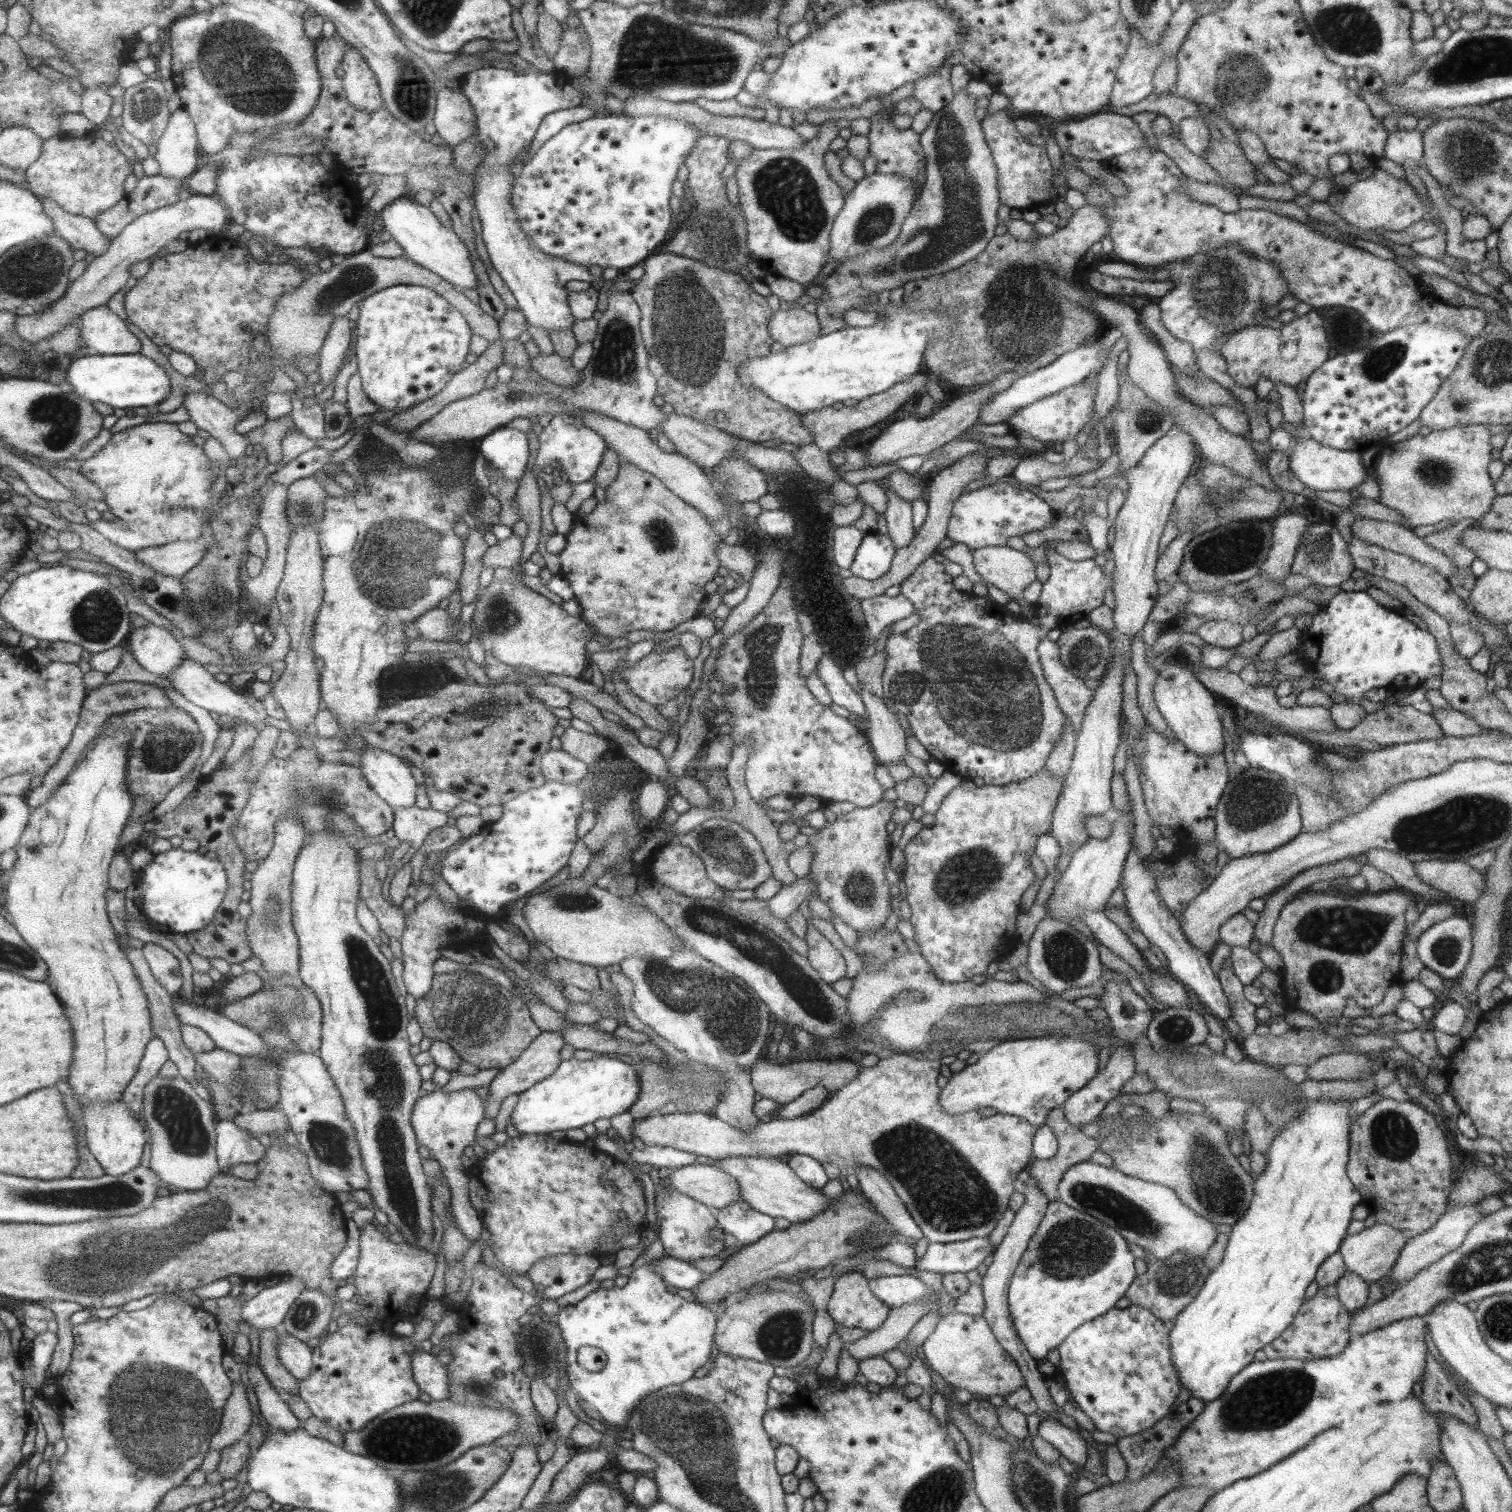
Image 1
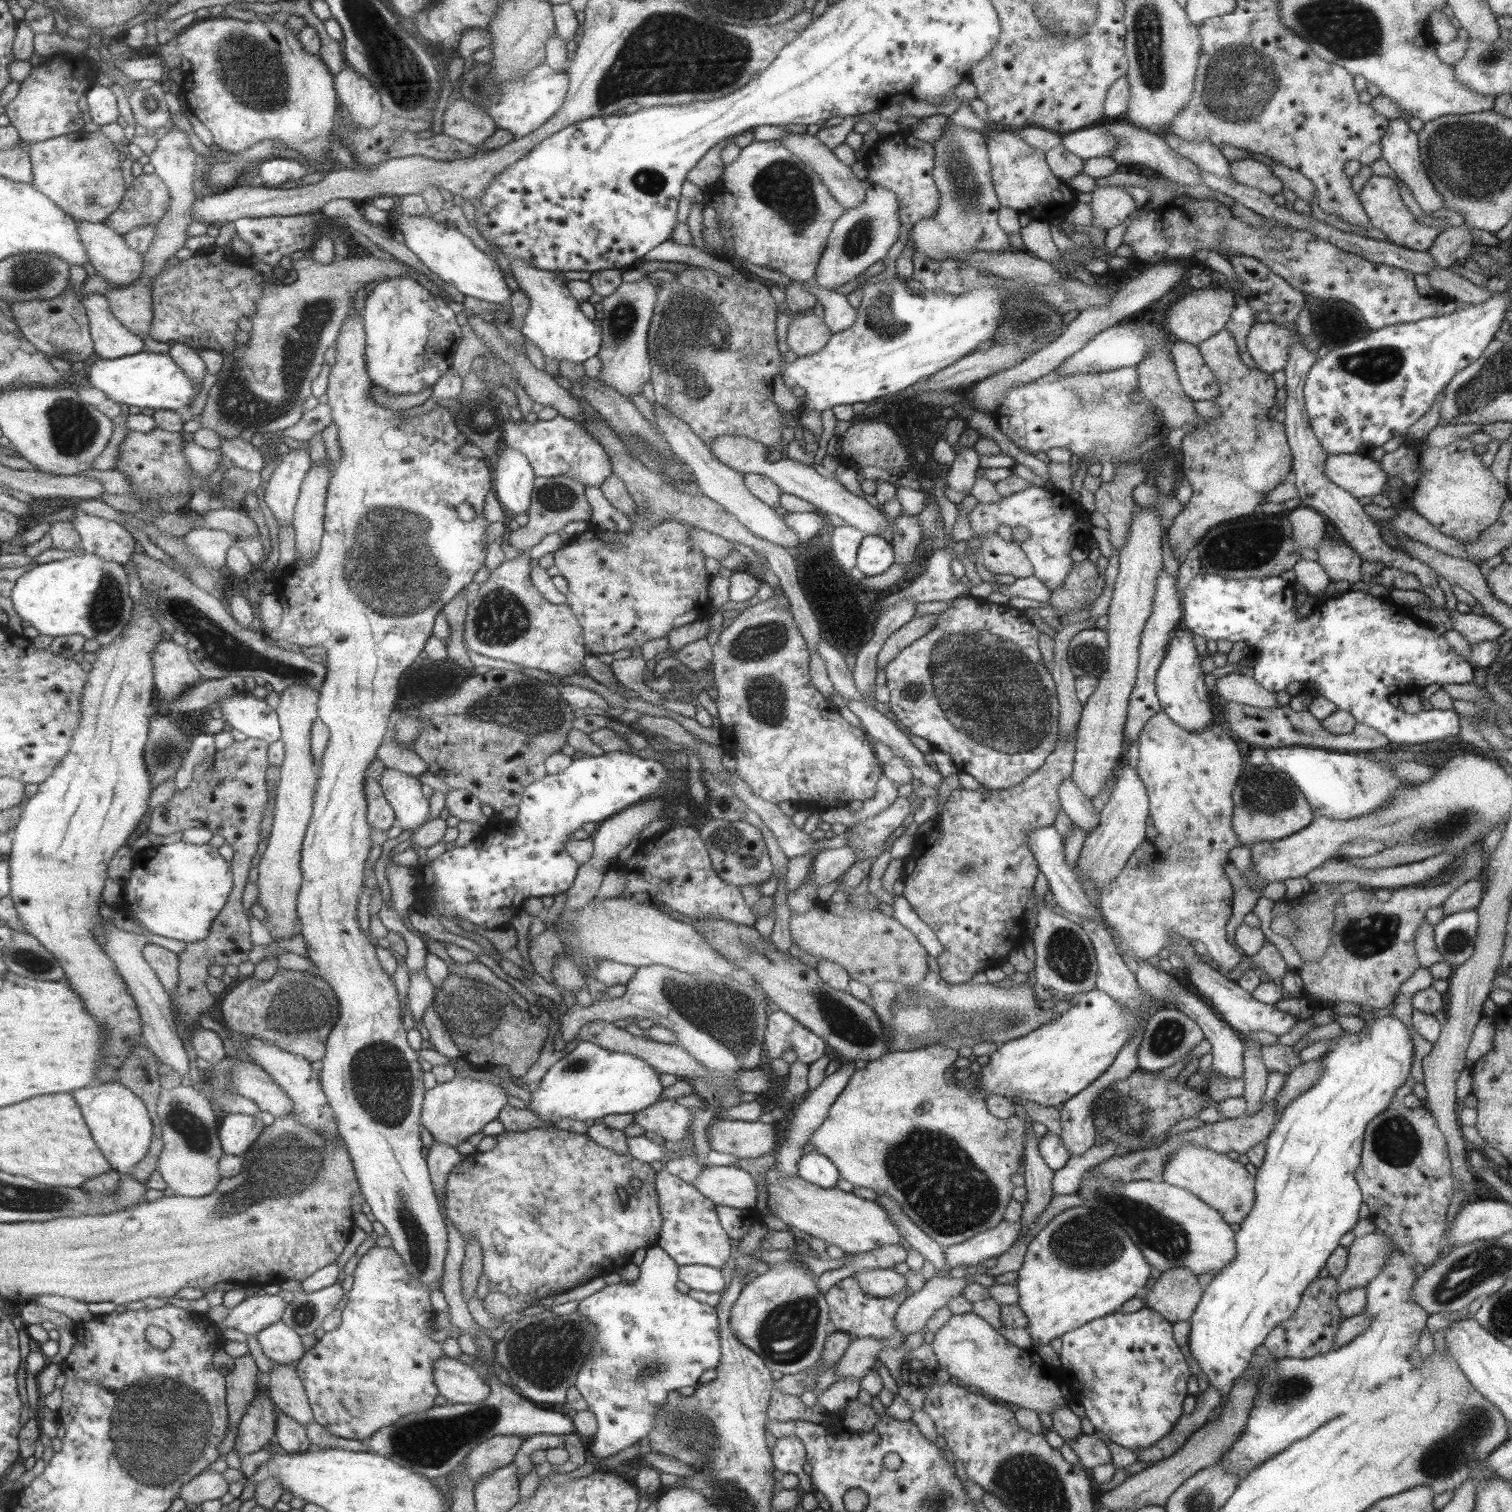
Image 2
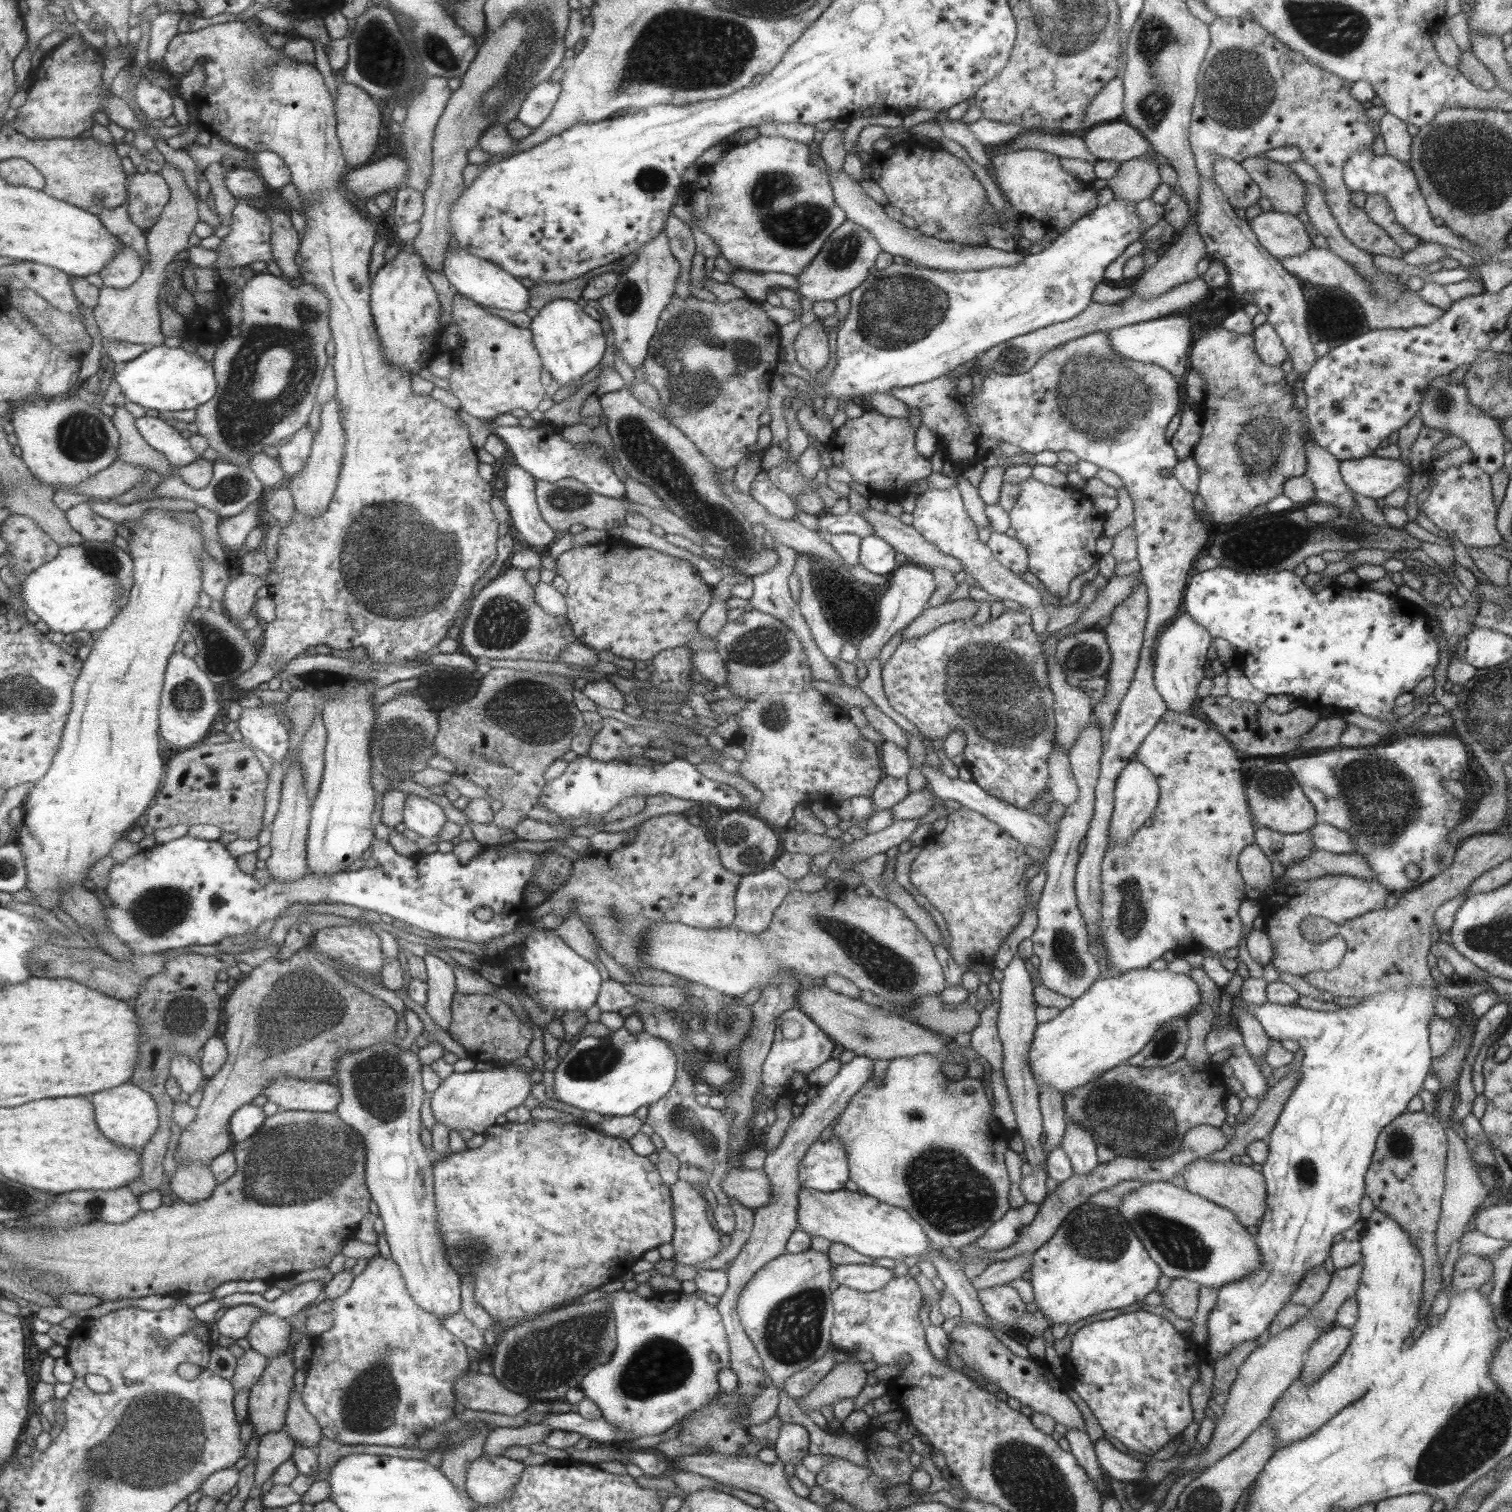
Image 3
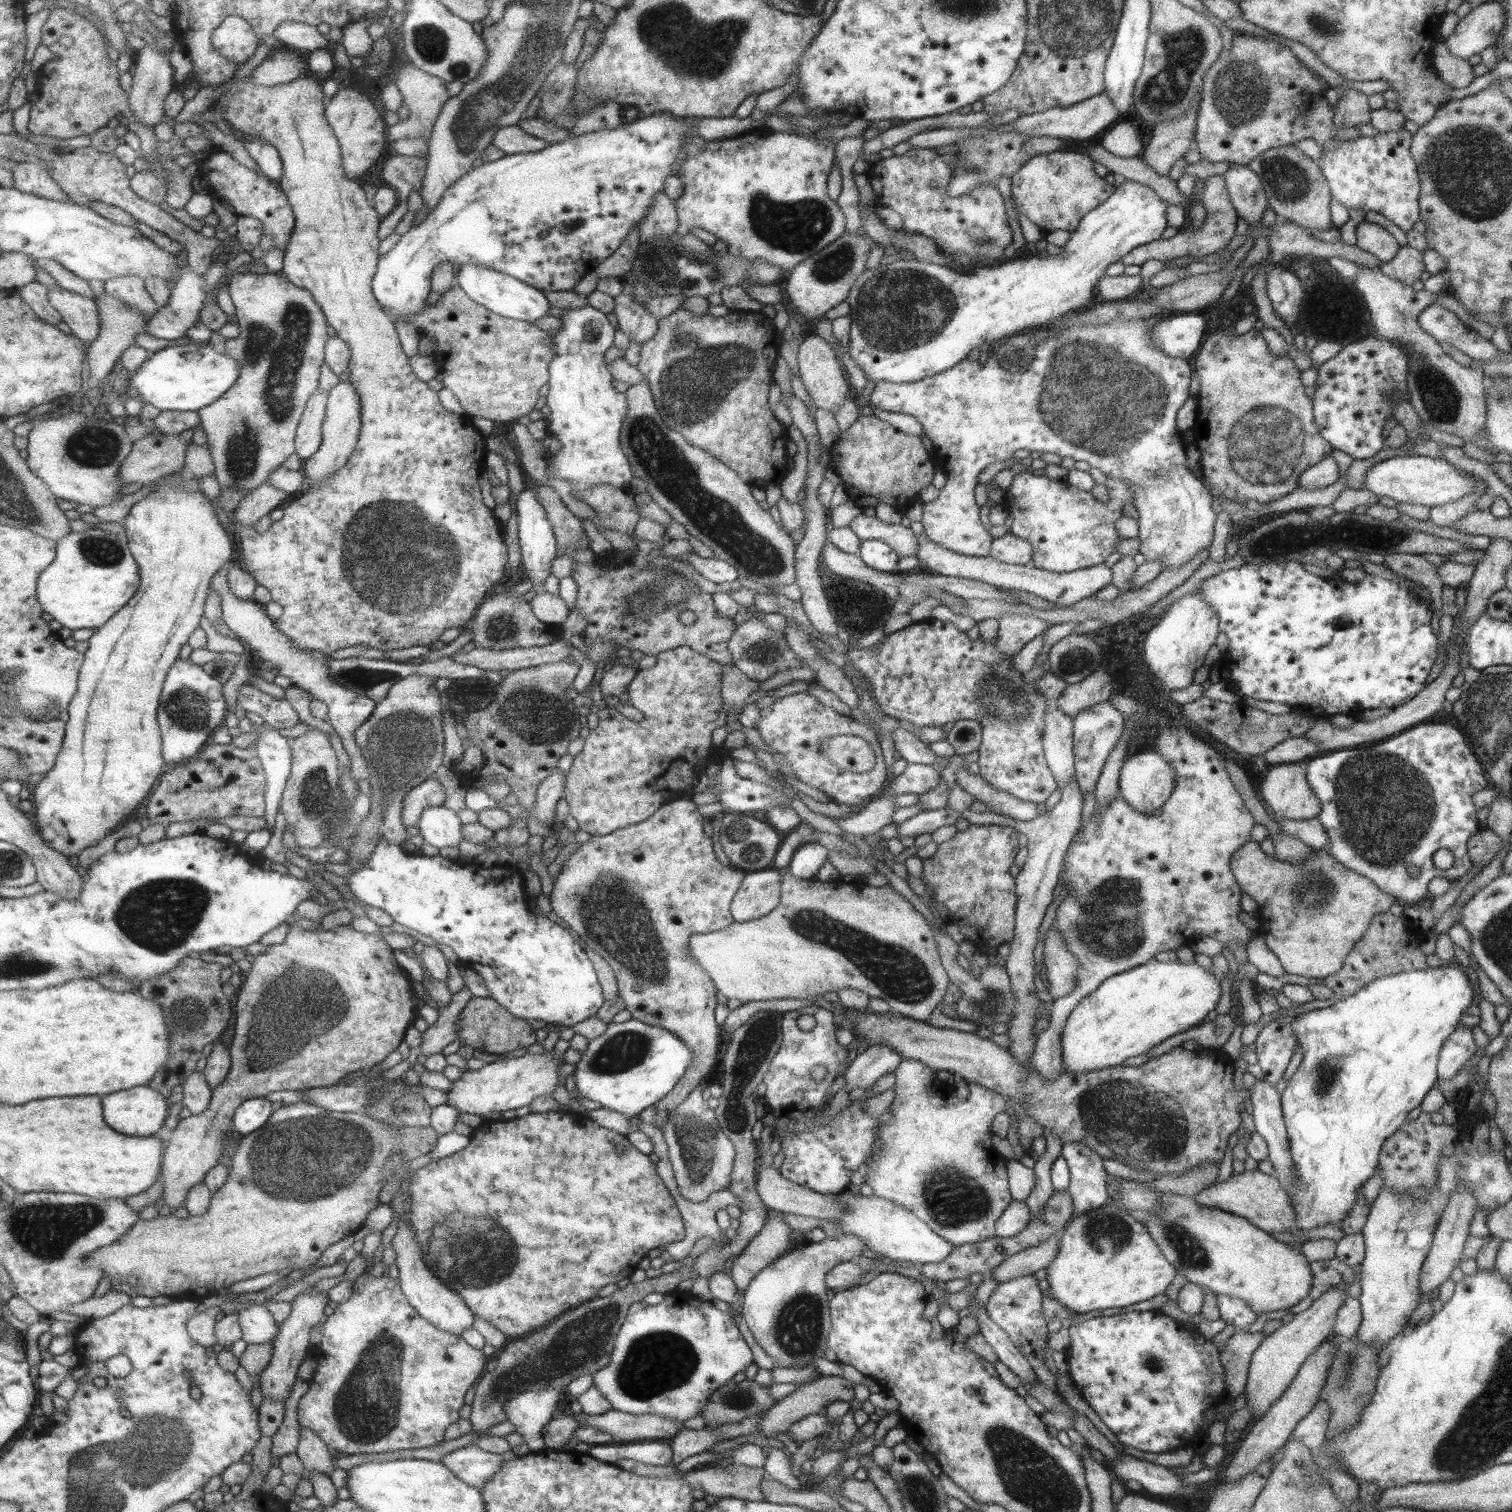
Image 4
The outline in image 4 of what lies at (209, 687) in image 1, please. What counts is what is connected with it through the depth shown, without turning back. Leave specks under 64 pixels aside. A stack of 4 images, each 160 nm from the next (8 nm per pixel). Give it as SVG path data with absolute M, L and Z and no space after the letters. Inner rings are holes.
M269 723L251 727L258 736L256 750L264 770L268 776L268 798L265 816L267 829L275 830L275 820L279 806L282 806L282 799L292 774L293 749L291 739L286 737L280 729L276 729Z

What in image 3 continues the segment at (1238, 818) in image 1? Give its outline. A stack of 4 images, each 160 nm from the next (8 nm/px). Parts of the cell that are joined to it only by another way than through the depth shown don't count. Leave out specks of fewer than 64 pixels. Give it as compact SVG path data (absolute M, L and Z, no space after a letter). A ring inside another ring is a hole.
M1272 761L1267 764L1267 768L1257 776L1257 780L1247 782L1245 796L1255 828L1258 825L1279 834L1297 834L1310 830L1317 821L1313 805L1303 795L1285 763Z

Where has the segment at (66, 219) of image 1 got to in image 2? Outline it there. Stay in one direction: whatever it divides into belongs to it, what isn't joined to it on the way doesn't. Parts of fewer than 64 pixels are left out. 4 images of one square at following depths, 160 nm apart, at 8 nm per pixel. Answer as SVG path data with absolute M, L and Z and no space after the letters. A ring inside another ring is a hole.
M79 221L79 235L83 241L83 247L88 254L88 262L101 275L105 275L114 286L129 284L144 274L145 256L136 250L131 250L123 235L109 228L104 223Z

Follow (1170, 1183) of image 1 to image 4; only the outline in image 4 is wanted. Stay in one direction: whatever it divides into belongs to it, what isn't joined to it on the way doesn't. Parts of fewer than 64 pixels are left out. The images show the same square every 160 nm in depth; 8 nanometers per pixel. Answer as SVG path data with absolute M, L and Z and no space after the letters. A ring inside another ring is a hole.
M1259 1169L1244 1170L1241 1174L1233 1173L1227 1180L1214 1182L1197 1192L1193 1199L1200 1205L1242 1216L1247 1222L1265 1232L1295 1232L1294 1212L1288 1192L1274 1174L1263 1174Z

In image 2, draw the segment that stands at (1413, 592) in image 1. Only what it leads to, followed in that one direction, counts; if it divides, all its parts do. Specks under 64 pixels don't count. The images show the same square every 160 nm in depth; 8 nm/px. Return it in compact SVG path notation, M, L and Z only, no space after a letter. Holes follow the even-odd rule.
M1298 338L1290 344L1288 350L1287 364L1283 367L1285 374L1284 389L1286 390L1286 399L1284 400L1285 417L1282 425L1285 429L1287 447L1291 455L1291 472L1295 476L1294 487L1296 488L1301 506L1313 508L1319 514L1322 514L1331 520L1336 531L1341 535L1344 544L1353 549L1359 555L1362 562L1383 562L1387 568L1396 568L1401 572L1410 572L1414 574L1420 584L1420 589L1439 585L1438 575L1424 562L1410 557L1406 553L1396 552L1381 540L1380 528L1363 511L1363 506L1357 501L1357 497L1345 492L1342 488L1335 486L1322 472L1322 464L1327 452L1319 445L1317 438L1313 435L1309 426L1309 417L1304 407L1304 396L1302 393L1306 374L1311 365L1316 361L1315 352L1305 350L1298 342Z

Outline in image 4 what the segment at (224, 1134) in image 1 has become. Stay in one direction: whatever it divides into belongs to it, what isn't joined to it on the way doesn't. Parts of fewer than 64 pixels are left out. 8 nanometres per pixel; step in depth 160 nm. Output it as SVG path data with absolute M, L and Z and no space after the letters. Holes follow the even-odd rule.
M267 1097L245 1101L236 1111L232 1129L240 1137L249 1136L269 1123L273 1116L273 1102Z

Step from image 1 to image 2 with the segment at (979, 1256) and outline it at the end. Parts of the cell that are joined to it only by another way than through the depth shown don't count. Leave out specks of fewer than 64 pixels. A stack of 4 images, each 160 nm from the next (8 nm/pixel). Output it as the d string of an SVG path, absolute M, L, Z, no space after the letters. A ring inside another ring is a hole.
M1002 1220L995 1228L978 1232L963 1242L951 1243L951 1246L943 1247L945 1263L949 1269L967 1266L973 1270L979 1270L979 1263L999 1257L1013 1244L1020 1220L1017 1222L1005 1222Z

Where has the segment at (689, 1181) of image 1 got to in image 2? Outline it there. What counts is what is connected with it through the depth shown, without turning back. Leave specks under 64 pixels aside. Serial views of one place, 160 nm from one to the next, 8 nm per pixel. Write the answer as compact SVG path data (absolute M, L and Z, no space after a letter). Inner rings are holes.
M736 1166L702 1168L692 1184L713 1204L754 1210L757 1197L754 1179Z

